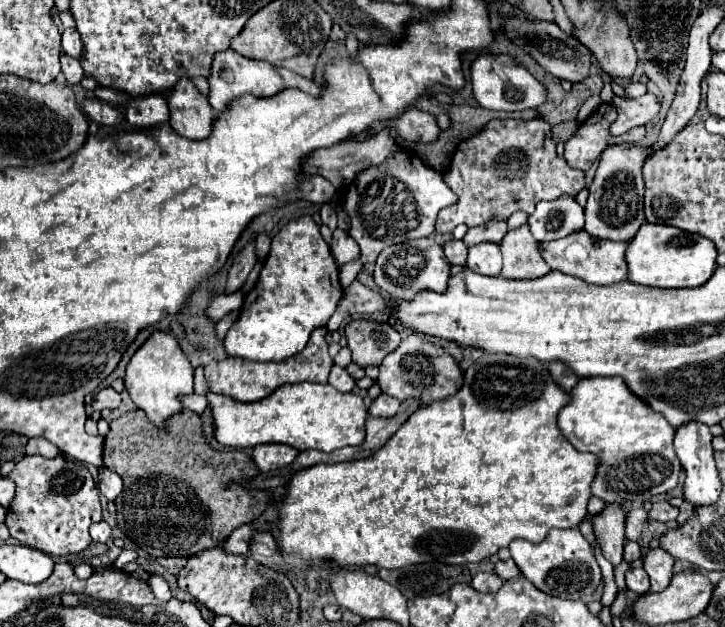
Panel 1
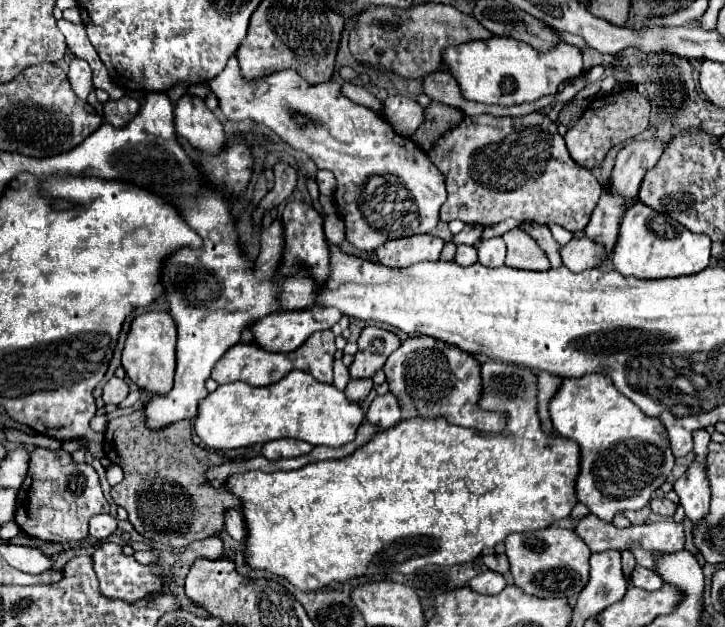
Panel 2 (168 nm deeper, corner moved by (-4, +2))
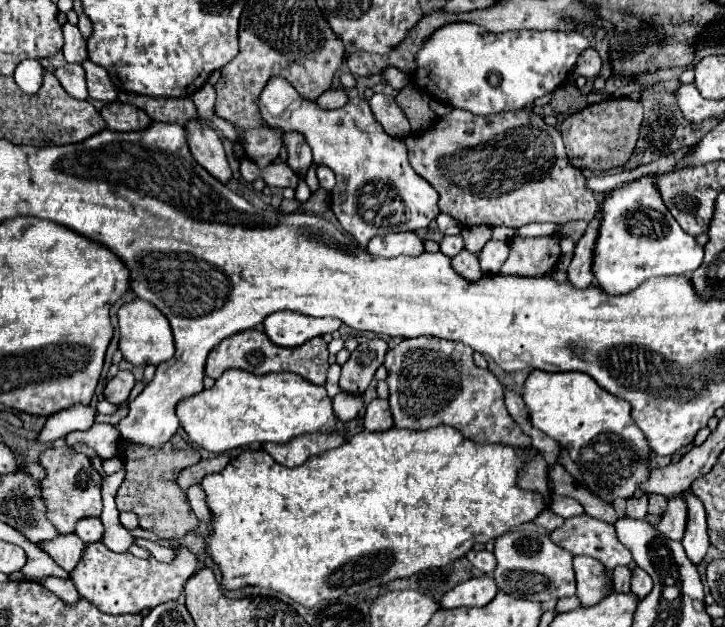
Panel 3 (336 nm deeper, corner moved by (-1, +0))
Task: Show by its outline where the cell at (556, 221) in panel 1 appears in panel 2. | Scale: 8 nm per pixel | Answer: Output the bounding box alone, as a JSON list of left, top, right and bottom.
[549,224,573,246]

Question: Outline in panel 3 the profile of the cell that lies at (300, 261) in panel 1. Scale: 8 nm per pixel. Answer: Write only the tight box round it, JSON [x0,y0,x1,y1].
[264,310,342,348]

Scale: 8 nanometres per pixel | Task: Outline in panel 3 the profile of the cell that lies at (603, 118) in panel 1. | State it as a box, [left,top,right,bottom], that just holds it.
[560,98,642,172]

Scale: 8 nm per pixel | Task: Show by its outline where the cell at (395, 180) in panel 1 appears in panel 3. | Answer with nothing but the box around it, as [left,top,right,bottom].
[258,76,440,246]

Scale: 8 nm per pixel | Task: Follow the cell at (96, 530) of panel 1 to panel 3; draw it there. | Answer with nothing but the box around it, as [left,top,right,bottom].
[76,518,104,544]

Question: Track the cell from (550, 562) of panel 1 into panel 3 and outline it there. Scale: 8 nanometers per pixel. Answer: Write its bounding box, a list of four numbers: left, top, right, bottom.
[492,526,576,602]

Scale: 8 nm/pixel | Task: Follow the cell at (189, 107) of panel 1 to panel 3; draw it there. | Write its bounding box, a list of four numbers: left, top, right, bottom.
[186,120,232,182]

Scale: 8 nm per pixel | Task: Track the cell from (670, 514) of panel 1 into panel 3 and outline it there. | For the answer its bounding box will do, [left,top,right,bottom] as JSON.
[648,494,668,516]

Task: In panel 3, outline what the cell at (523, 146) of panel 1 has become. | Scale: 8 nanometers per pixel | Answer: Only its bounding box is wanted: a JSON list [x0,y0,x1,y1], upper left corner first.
[404,110,598,228]

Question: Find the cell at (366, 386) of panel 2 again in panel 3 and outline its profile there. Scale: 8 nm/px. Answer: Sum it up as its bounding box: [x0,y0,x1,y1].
[334,390,364,422]

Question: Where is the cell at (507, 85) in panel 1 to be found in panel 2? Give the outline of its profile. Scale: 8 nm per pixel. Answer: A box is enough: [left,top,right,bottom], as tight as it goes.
[441,36,583,106]

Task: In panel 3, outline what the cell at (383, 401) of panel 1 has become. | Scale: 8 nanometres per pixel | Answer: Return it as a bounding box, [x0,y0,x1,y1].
[364,398,394,432]

